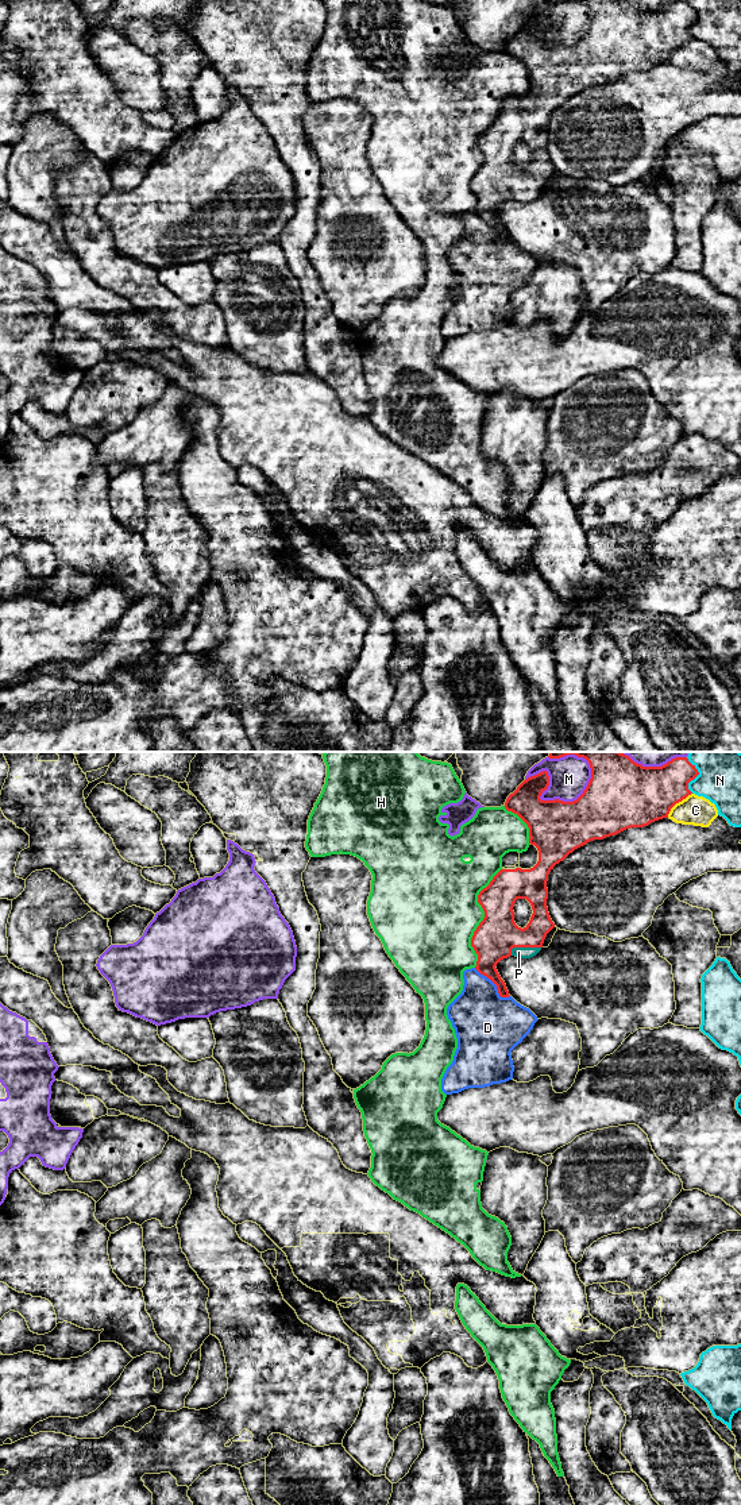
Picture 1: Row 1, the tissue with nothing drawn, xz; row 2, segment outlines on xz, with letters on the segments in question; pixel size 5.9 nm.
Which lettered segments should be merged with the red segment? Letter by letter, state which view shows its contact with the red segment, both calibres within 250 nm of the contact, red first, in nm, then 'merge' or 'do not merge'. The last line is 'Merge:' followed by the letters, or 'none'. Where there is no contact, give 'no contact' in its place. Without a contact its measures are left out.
C: contact in xz; calibres 360 and 180 nm; do not merge
D: contact in xz; calibres 240 and 380 nm; do not merge
H: contact in xz; calibres 240 and 440 nm; do not merge
M: contact in xz; calibres 320 and 240 nm; do not merge
N: contact in xz; calibres 280 and 260 nm; do not merge
P: contact in xz; calibres 240 and 60 nm; merge
Merge: P

